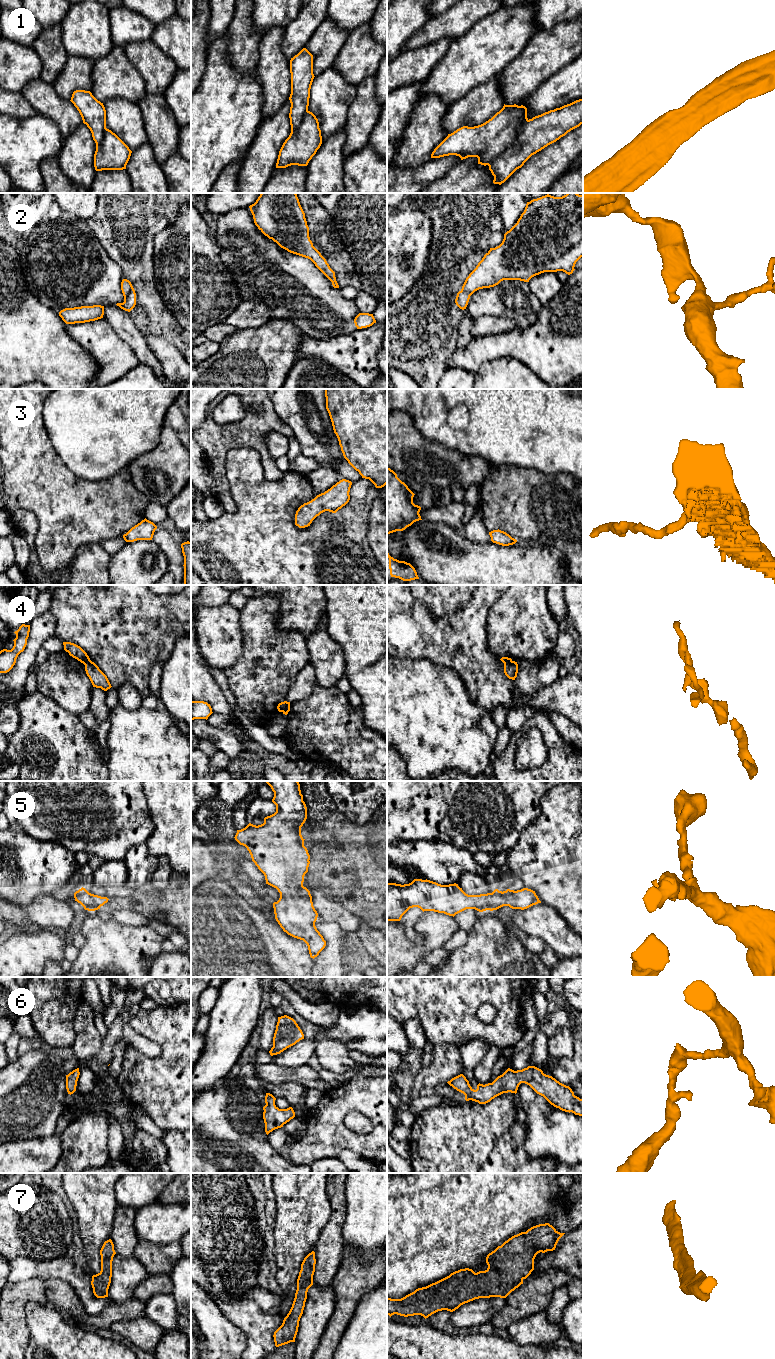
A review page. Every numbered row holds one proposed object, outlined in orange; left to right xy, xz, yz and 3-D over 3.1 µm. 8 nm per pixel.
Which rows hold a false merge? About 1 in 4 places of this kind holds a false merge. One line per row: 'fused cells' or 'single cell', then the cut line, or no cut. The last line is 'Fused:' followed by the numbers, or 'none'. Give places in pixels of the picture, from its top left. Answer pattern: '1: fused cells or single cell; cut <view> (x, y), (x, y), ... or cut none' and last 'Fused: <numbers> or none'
1: fused cells; cut yz (528, 120), (518, 130), (517, 138), (487, 164)
2: single cell; cut none
3: single cell; cut none
4: fused cells; cut yz (512, 661), (504, 664)
5: single cell; cut none
6: single cell; cut none
7: single cell; cut none
Fused: 1, 4

